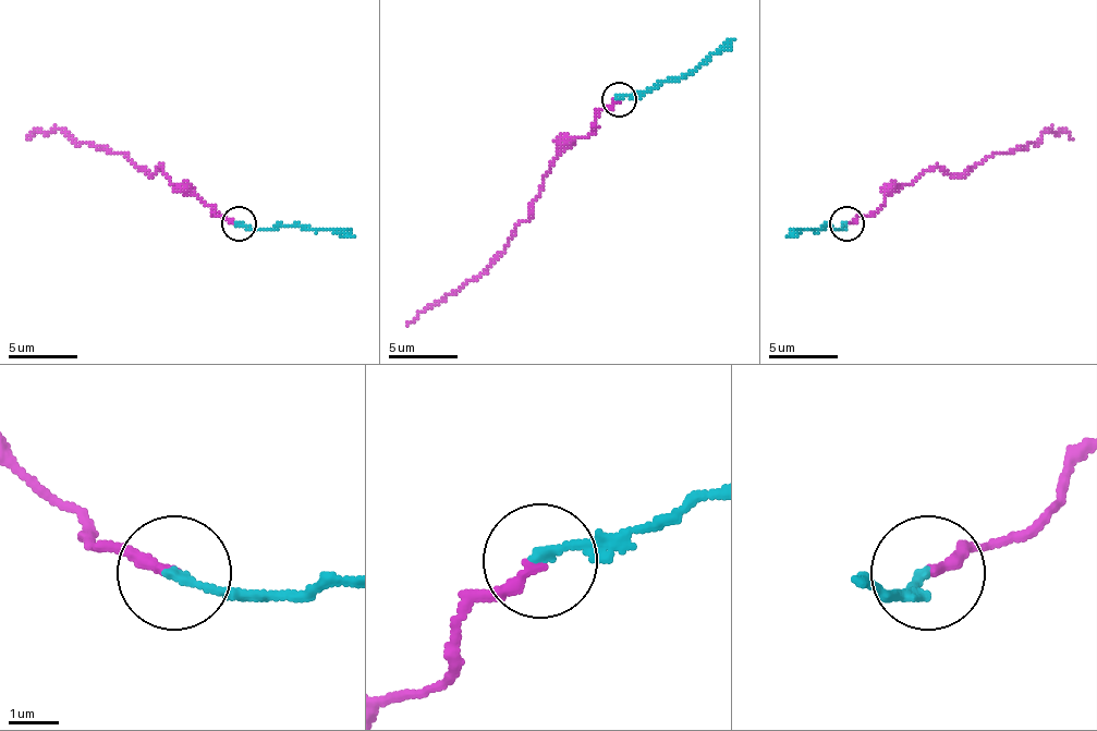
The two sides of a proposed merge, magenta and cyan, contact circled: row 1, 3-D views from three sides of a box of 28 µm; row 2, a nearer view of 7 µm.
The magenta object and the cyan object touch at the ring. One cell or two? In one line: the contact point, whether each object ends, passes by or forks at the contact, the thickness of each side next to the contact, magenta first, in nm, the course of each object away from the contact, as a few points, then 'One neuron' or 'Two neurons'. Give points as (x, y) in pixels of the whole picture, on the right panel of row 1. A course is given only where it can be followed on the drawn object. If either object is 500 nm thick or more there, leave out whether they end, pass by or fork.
Place: (846, 223). At the ring magenta ends. At the ring cyan ends. Thickness 240 nm (magenta) against 160 nm. Course of magenta: (846, 222), (870, 216), (926, 170), (964, 173), (1048, 129), (1073, 138). Course of cyan: (846, 222), (839, 230), (825, 226), (787, 236). One neuron

